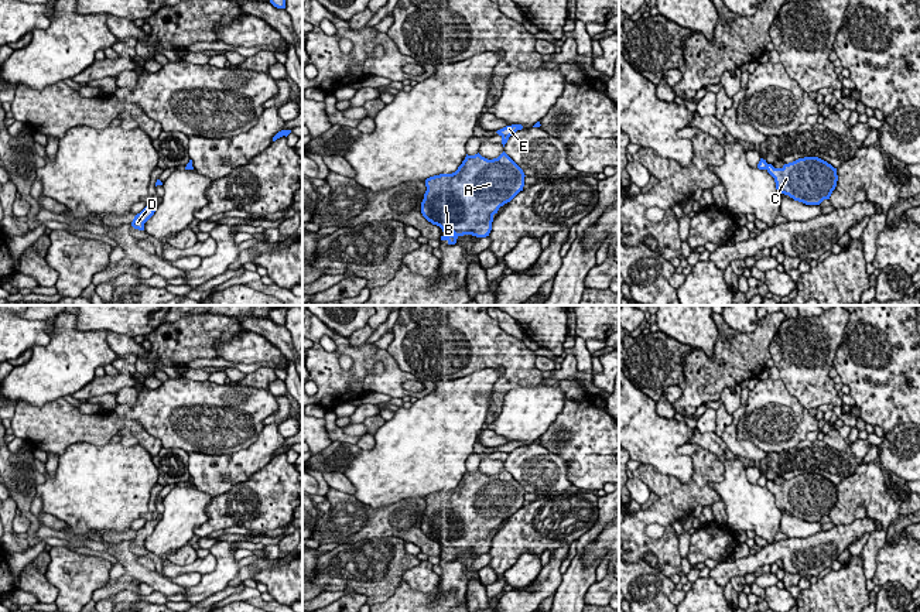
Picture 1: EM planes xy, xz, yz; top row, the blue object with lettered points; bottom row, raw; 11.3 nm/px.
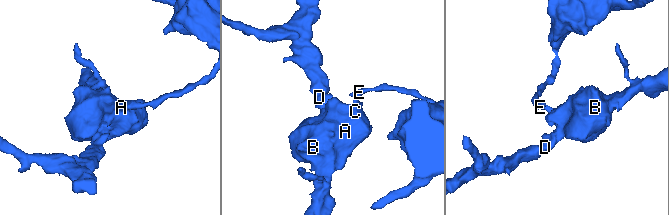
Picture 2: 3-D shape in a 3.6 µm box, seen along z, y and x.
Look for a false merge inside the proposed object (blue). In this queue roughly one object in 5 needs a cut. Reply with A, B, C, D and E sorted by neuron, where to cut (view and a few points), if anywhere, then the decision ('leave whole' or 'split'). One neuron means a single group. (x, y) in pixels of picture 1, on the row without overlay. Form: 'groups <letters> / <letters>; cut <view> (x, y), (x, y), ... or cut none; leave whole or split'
groups A B C D / E; cut xz (502, 451), (508, 454); split

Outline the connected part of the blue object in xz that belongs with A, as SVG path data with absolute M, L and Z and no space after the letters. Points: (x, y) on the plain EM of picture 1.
M505 468L493 476L466 471L455 489L425 496L421 530L442 546L448 561L464 551L486 554L493 531L523 507L524 493Z

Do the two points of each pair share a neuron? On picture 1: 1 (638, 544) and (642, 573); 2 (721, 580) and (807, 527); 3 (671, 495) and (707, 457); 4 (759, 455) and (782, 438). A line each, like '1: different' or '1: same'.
1: different
2: different
3: same
4: different

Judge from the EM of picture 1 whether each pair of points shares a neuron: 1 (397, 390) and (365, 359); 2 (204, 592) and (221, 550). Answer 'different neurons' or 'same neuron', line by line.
1: same neuron
2: same neuron

